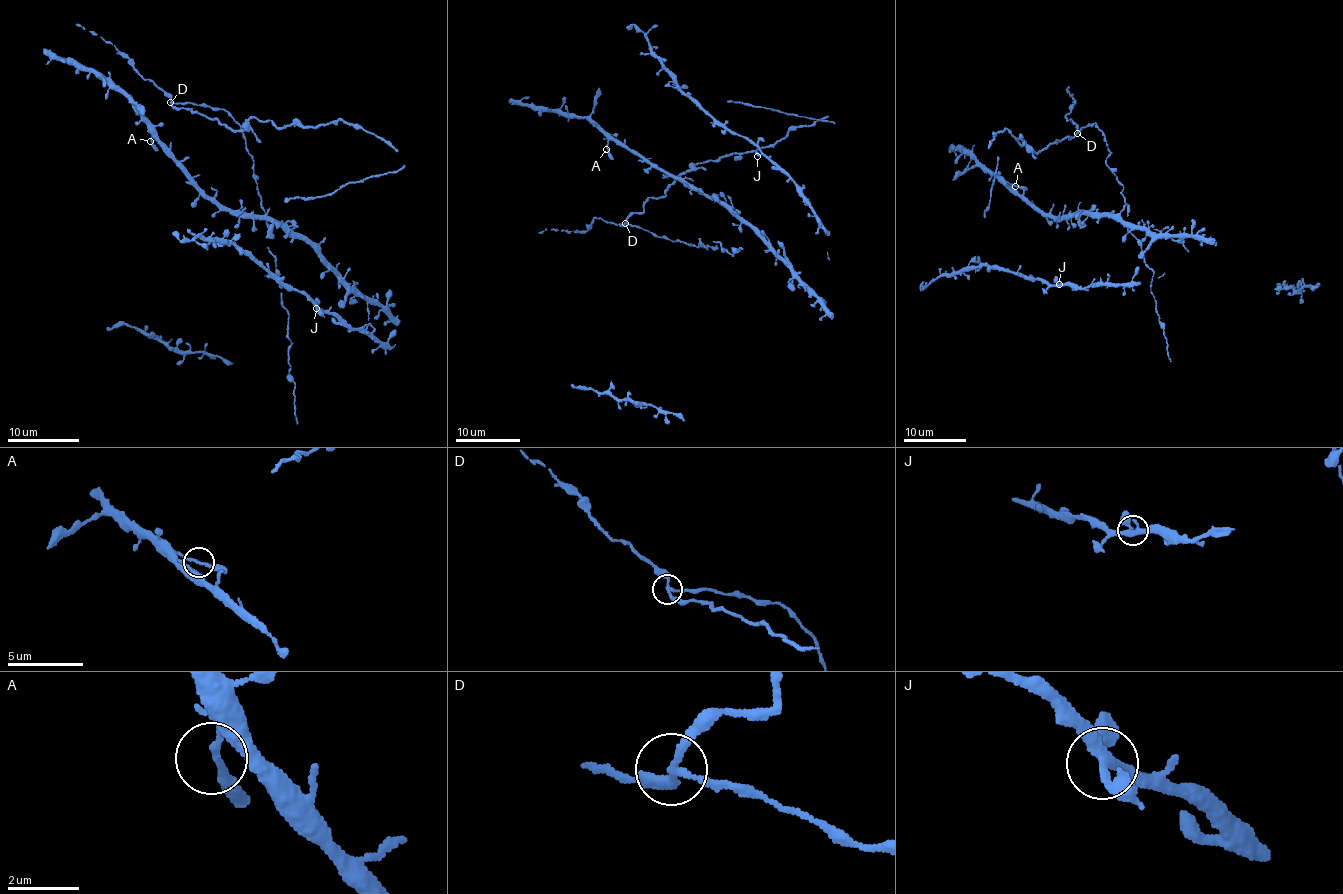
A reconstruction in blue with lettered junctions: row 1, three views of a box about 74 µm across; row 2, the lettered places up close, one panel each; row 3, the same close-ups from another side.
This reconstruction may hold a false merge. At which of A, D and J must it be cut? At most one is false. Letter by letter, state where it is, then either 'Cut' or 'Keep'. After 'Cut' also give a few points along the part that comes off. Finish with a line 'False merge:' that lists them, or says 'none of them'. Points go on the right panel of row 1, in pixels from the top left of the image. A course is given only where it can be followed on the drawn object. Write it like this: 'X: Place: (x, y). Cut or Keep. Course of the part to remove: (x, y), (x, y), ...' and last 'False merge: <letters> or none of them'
A: Place: (1015, 186). Keep
D: Place: (1077, 133). Cut
J: Place: (1059, 284). Keep
False merge: D

